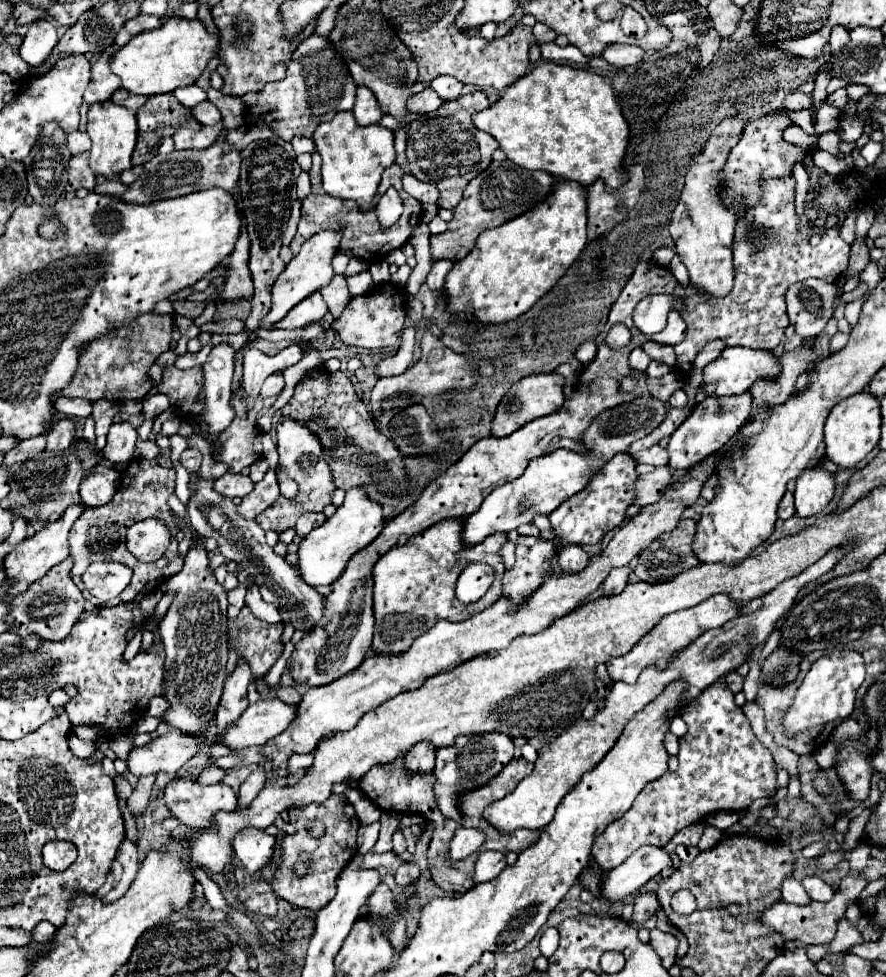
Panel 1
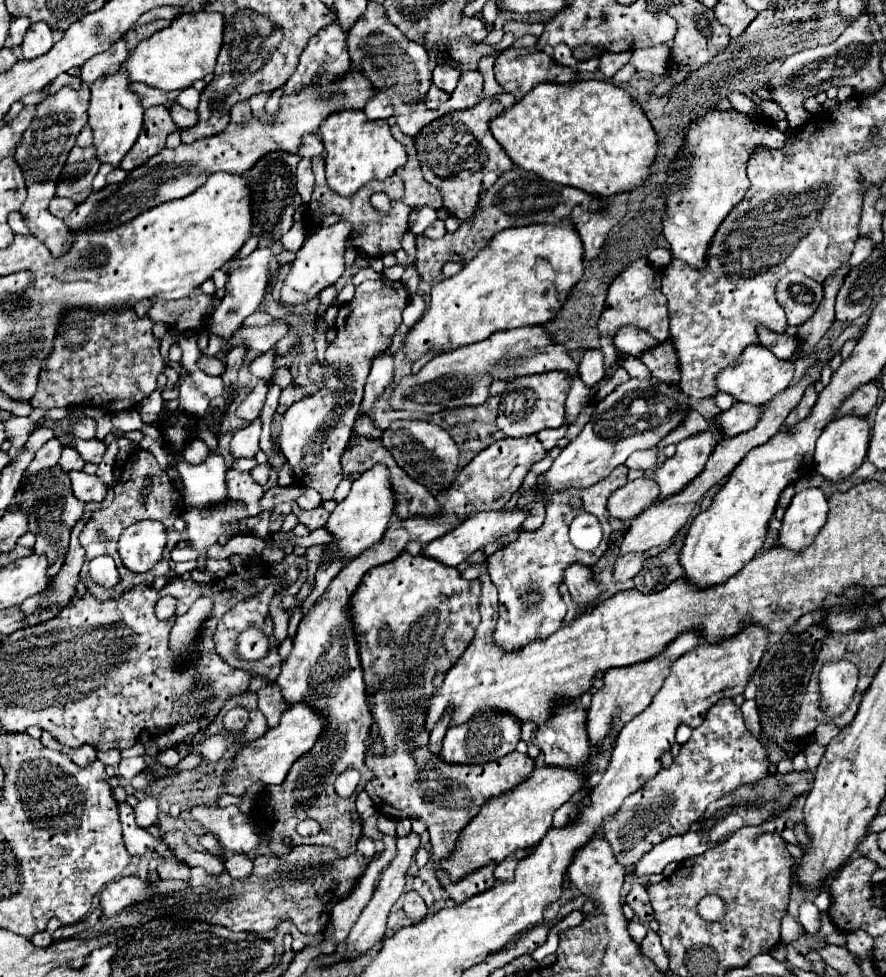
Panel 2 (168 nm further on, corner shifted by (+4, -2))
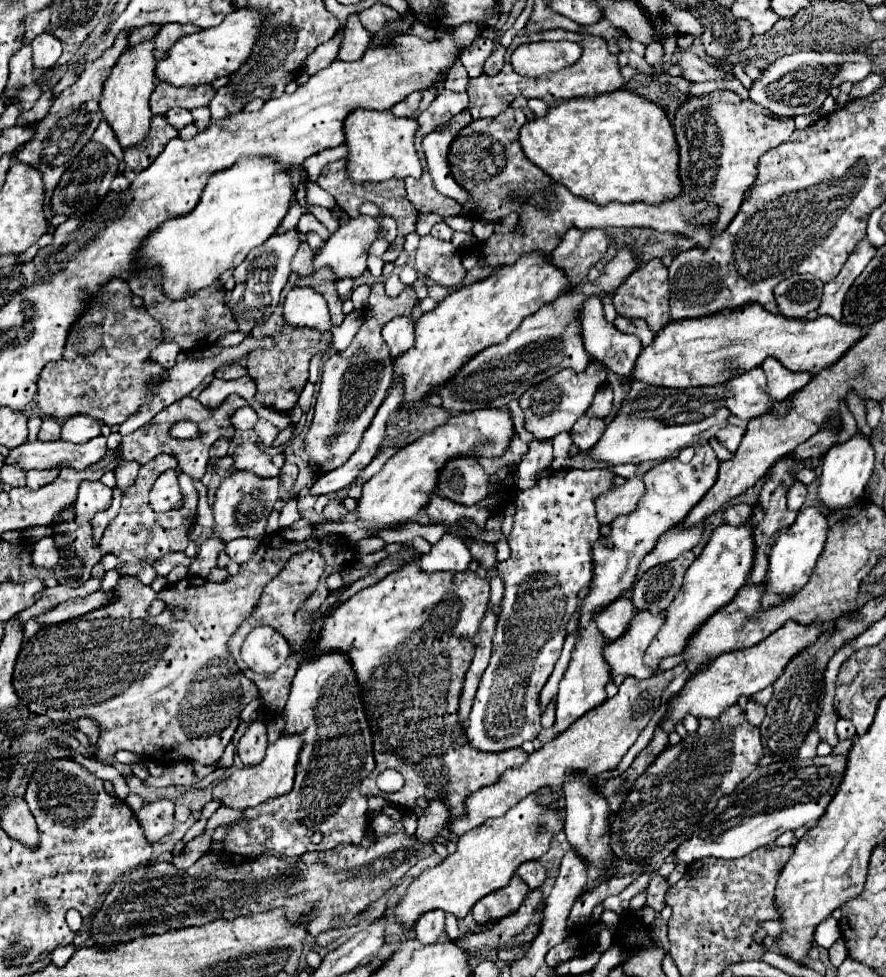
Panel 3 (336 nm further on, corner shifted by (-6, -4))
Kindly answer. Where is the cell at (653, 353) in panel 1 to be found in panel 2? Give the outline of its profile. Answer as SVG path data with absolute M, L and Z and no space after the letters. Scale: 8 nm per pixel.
M621 327L613 343L619 351L629 353L633 357L639 357L641 353L657 347L657 341L647 331L641 331L637 327Z

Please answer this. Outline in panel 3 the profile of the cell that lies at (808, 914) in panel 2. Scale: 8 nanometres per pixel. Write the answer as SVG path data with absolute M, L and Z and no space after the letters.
M833 917L825 919L825 921L817 927L817 931L815 931L815 943L821 945L821 947L825 947L825 949L829 949L839 937L841 937L839 923L837 923Z

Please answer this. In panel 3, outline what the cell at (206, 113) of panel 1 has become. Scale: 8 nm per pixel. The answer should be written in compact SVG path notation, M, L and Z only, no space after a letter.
M173 107L171 111L167 111L165 119L167 119L167 123L169 123L169 125L173 125L175 129L183 129L185 125L193 123L191 113L189 113L189 111L183 111L181 107Z

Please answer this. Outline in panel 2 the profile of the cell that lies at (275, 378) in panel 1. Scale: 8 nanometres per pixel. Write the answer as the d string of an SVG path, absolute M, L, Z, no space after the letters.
M257 383L257 385L253 387L253 391L241 401L241 405L239 405L239 409L237 409L237 415L239 415L243 421L247 421L247 423L255 421L255 419L259 417L261 409L263 409L263 405L265 405L267 391L269 391L269 385L267 385L267 383Z

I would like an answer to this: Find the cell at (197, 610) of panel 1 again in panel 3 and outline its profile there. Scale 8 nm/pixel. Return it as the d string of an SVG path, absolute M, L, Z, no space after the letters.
M233 471L231 477L227 477L221 487L217 489L215 503L213 503L213 515L215 515L215 537L219 539L237 539L237 537L253 537L261 539L265 535L267 517L277 501L279 491L279 479L259 479L257 475L251 475L249 471Z

